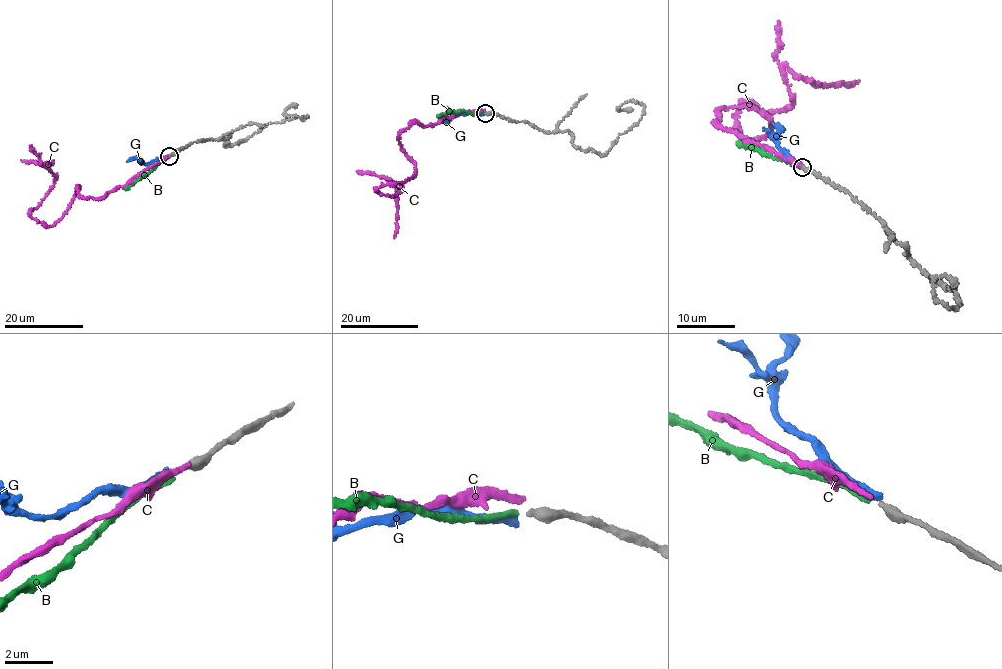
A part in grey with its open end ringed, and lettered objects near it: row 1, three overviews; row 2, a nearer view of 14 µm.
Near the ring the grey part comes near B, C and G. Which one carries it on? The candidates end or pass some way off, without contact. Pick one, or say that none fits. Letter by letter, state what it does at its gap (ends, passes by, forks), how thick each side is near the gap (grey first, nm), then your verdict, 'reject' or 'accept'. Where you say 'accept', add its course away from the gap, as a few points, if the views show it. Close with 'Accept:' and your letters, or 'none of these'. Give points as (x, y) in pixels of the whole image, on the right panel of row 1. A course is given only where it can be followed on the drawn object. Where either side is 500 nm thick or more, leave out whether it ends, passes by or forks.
B: it ends; calibres 360 and 220 nm; reject
C: it ends; calibres 360 and 280 nm; reject
G: it ends; calibres 360 and 360 nm; reject
Accept: none of these

